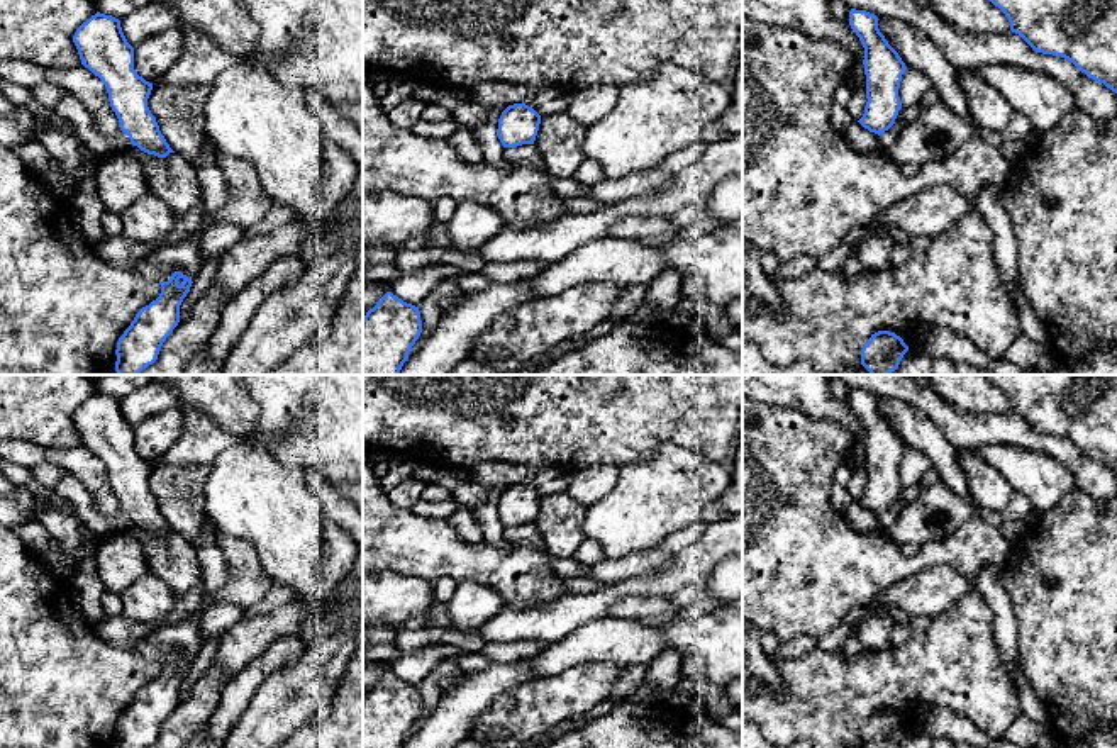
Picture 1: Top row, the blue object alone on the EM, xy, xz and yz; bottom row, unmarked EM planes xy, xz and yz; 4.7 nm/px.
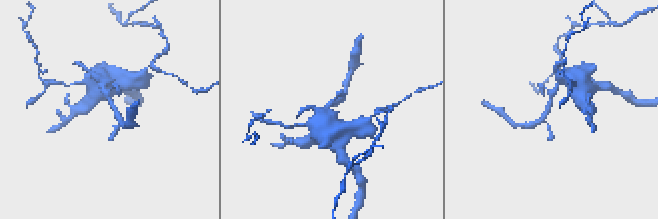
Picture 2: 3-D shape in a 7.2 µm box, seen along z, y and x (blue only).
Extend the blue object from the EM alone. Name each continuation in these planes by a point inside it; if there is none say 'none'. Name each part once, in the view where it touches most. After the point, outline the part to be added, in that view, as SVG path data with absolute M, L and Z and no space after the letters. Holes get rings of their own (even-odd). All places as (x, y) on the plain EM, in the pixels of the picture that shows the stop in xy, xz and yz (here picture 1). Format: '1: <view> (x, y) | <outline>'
none

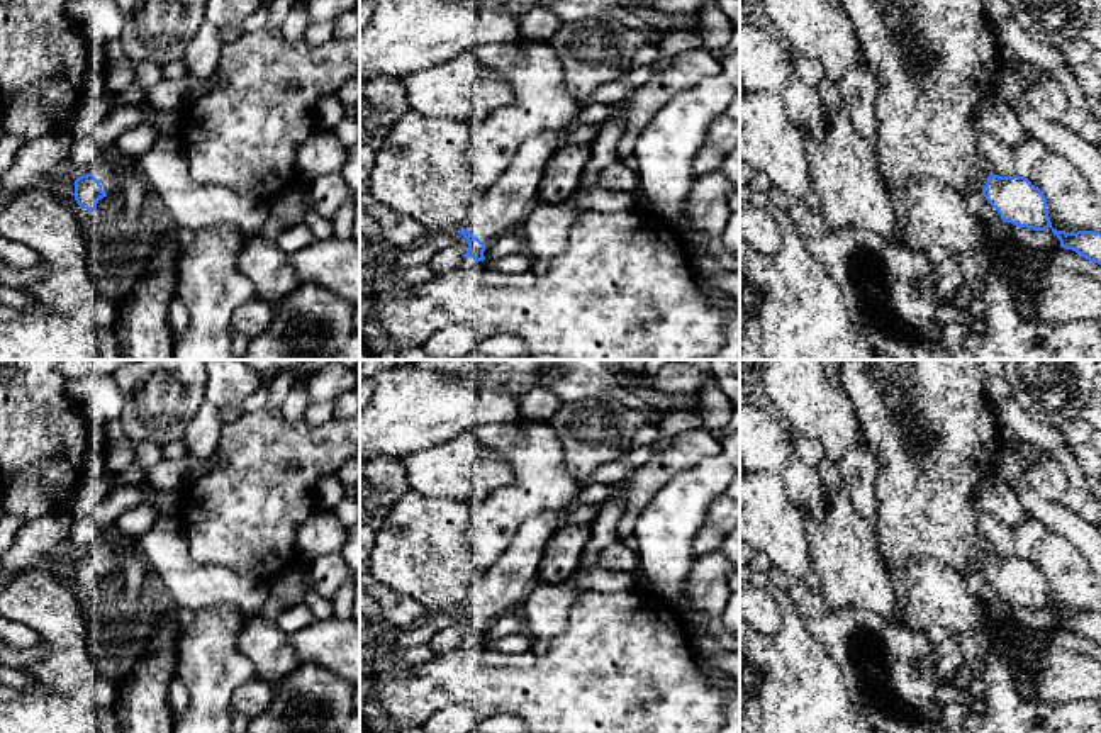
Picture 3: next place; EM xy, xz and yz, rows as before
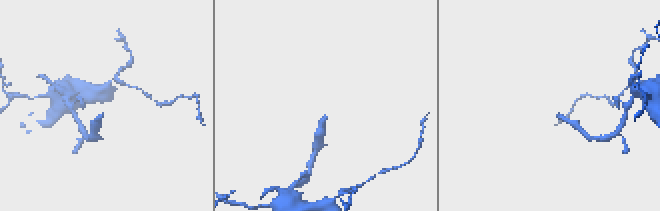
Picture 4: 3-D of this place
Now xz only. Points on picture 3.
1: xz (508, 582) | M578 504L548 509L529 518L512 538L509 548L480 574L465 597L463 607L489 624L514 606L523 606L538 584L541 557L550 538L563 528L565 518Z

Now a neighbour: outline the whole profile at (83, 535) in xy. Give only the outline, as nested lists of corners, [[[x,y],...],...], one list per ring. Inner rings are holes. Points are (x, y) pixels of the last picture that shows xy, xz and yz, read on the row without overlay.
[[[92,516],[80,518],[73,521],[66,540],[66,548],[71,550],[76,557],[81,557],[90,553],[102,536],[103,528],[98,526]]]

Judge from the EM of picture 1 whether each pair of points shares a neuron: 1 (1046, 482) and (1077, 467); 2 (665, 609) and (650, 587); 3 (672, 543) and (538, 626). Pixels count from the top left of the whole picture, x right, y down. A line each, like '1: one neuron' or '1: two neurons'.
1: two neurons
2: two neurons
3: two neurons

